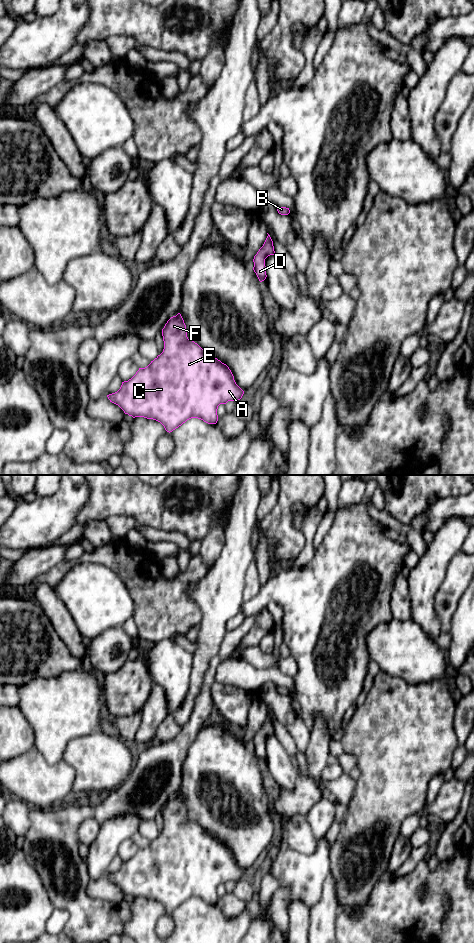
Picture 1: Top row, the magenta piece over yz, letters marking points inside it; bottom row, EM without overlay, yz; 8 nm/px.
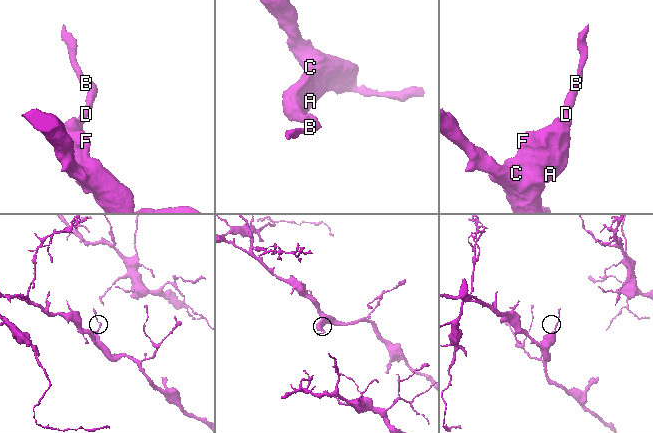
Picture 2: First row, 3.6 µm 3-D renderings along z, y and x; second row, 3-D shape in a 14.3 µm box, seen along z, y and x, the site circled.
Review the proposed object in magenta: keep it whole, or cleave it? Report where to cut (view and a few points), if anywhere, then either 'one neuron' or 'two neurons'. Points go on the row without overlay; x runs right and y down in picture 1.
no cut; one neuron

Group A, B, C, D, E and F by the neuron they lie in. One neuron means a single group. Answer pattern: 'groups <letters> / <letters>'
groups A B C D E F

